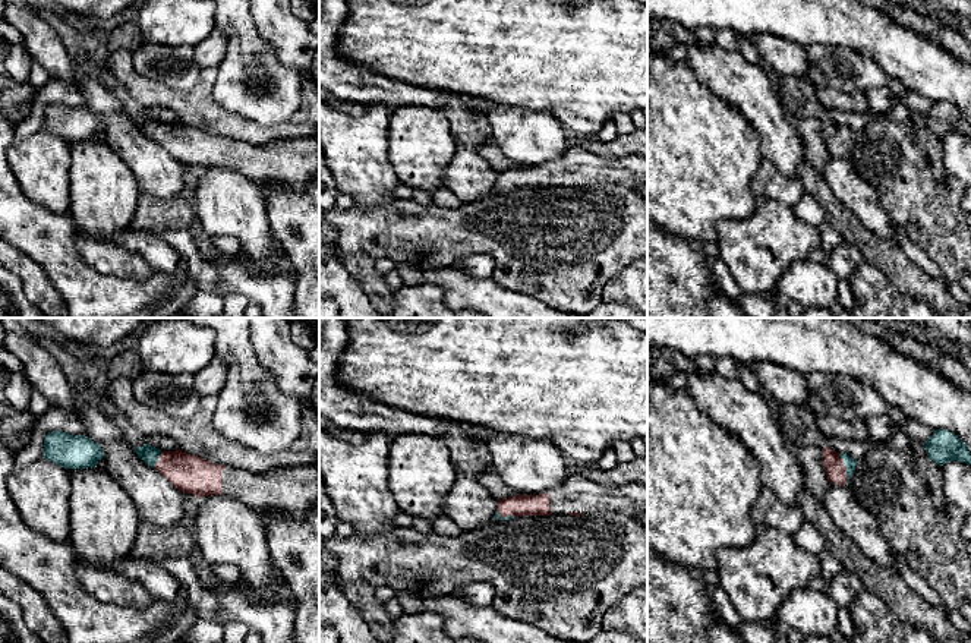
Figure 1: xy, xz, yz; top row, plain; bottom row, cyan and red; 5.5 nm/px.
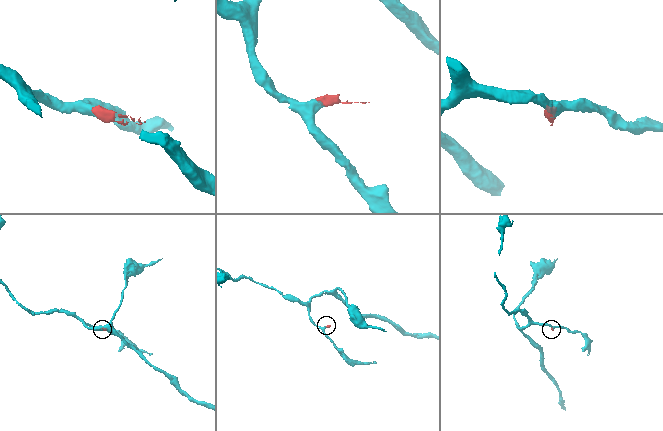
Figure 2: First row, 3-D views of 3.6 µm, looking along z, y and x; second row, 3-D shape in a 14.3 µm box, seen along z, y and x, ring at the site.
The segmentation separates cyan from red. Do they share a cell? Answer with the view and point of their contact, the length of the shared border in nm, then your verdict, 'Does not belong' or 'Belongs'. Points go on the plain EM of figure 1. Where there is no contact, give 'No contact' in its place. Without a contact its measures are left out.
Touches cyan at yz (845, 141). Shared border 180 nm. Belongs

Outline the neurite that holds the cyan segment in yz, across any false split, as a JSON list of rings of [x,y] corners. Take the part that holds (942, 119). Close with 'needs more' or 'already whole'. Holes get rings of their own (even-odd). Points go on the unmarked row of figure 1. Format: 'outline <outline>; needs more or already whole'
outline [[[934,101],[926,113],[927,129],[939,138],[949,133],[971,136],[971,124],[967,117],[953,105],[945,101]]]; already whole

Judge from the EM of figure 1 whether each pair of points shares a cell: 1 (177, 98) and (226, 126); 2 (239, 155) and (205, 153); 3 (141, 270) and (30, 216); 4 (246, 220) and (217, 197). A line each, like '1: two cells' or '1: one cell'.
1: one cell
2: one cell
3: two cells
4: one cell

